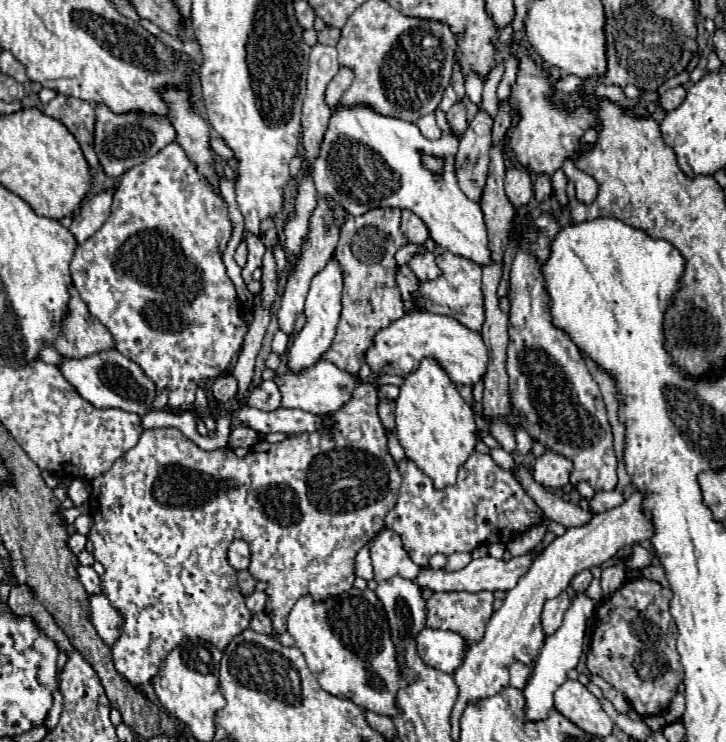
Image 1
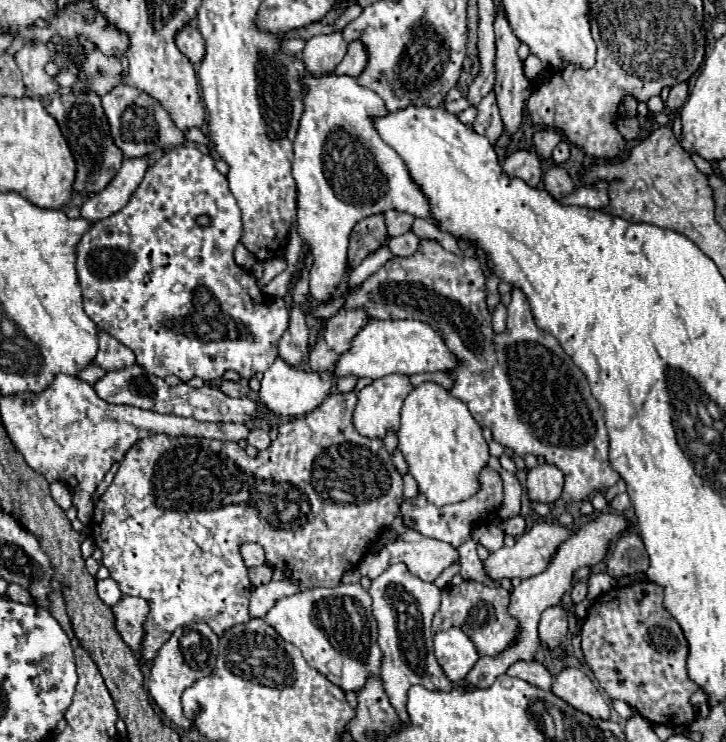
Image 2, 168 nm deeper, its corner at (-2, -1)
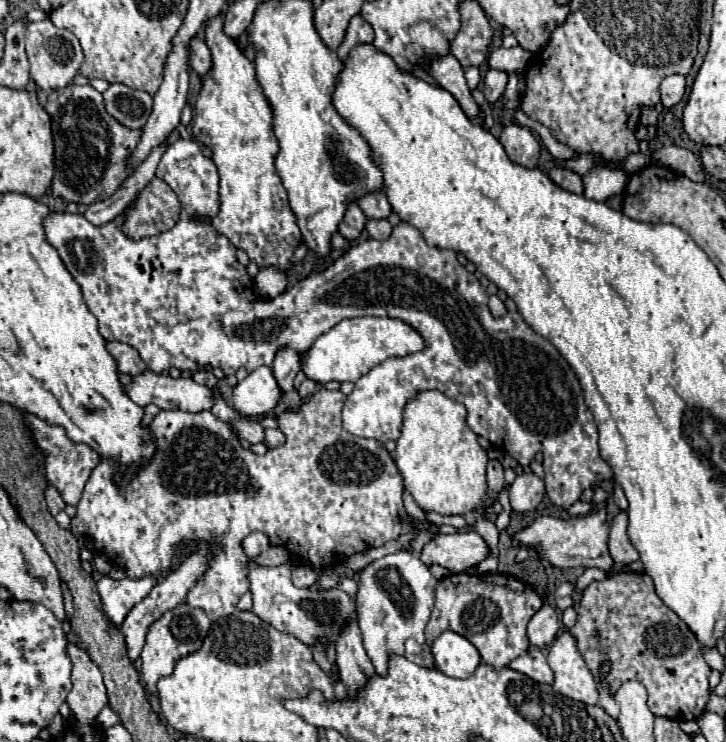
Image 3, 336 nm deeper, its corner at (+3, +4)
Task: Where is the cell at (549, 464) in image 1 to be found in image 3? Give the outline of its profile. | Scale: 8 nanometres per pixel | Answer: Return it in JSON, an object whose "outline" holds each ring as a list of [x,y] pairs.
{"outline":[[[524,473],[514,479],[508,493],[510,493],[512,511],[528,513],[528,511],[534,511],[542,503],[542,499],[546,495],[546,485],[534,473]]]}

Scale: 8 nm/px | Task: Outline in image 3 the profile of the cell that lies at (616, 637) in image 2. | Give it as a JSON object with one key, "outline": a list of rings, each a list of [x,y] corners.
{"outline":[[[620,571],[608,575],[604,581],[590,583],[578,607],[578,621],[572,629],[572,635],[578,639],[578,649],[596,679],[600,679],[600,665],[604,661],[612,663],[612,669],[606,677],[610,691],[616,691],[624,681],[638,679],[648,689],[648,707],[654,715],[664,715],[676,721],[690,721],[702,717],[702,713],[706,711],[706,703],[710,699],[710,667],[702,657],[702,645],[698,643],[690,627],[656,595],[650,575]]]}

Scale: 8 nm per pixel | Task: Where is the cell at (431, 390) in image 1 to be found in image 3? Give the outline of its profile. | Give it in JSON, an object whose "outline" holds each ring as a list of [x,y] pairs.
{"outline":[[[440,391],[418,393],[404,409],[404,427],[394,453],[406,491],[424,511],[440,515],[466,515],[480,509],[484,515],[498,515],[500,503],[484,505],[486,485],[486,451],[478,445],[476,433],[466,425],[466,407],[448,399]]]}

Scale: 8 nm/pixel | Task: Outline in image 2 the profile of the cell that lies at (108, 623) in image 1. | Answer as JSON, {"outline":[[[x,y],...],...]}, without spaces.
{"outline":[[[123,596],[115,606],[111,606],[111,610],[115,616],[115,630],[133,652],[139,652],[143,640],[143,620],[149,612],[149,604],[143,598]]]}

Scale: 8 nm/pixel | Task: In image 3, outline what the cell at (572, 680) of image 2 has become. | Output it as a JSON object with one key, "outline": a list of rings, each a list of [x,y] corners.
{"outline":[[[568,607],[562,613],[564,629],[554,639],[548,651],[548,665],[556,675],[552,687],[570,699],[582,701],[586,705],[598,705],[594,675],[586,667],[584,657],[578,653],[576,639],[570,633],[570,629],[574,627],[574,621],[576,621],[576,611]]]}

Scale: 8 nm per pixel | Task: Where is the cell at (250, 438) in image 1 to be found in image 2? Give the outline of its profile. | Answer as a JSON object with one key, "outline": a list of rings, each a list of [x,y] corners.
{"outline":[[[253,428],[249,432],[249,436],[247,436],[247,444],[255,446],[257,450],[265,450],[269,446],[269,442],[271,442],[269,440],[269,434],[265,430],[261,430],[261,428]]]}

